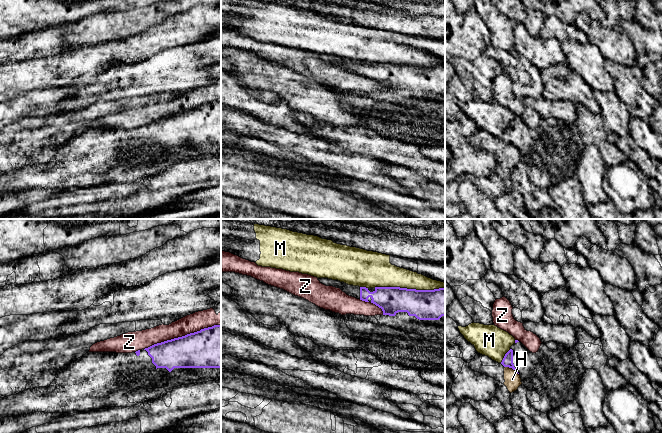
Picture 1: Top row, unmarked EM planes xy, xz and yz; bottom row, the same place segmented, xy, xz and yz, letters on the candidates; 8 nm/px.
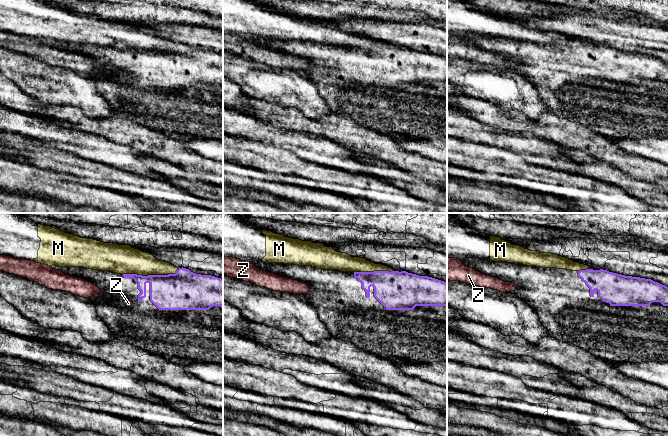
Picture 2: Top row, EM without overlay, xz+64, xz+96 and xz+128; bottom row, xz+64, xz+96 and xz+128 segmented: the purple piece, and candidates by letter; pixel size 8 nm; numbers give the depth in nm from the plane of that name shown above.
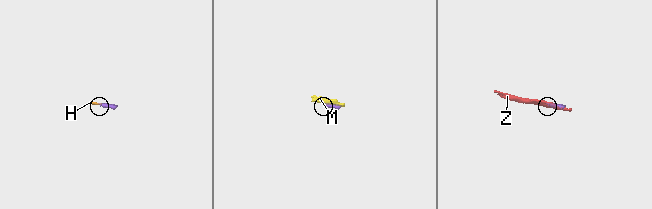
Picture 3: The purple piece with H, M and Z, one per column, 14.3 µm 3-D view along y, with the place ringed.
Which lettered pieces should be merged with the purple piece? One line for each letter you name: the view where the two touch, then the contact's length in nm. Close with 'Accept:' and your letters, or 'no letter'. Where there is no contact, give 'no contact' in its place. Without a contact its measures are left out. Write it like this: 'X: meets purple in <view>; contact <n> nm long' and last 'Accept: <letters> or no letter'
Accept: no letter

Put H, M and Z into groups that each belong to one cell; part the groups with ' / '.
H / M / Z

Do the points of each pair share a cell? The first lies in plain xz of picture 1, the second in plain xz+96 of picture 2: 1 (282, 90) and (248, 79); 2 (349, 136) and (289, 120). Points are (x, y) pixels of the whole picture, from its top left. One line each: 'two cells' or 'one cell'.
1: one cell
2: one cell

